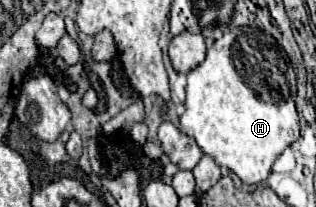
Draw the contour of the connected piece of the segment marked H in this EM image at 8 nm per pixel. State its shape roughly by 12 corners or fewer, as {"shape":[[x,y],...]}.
{"shape":[[232,28],[188,72],[180,130],[244,184],[300,136],[288,54]]}

